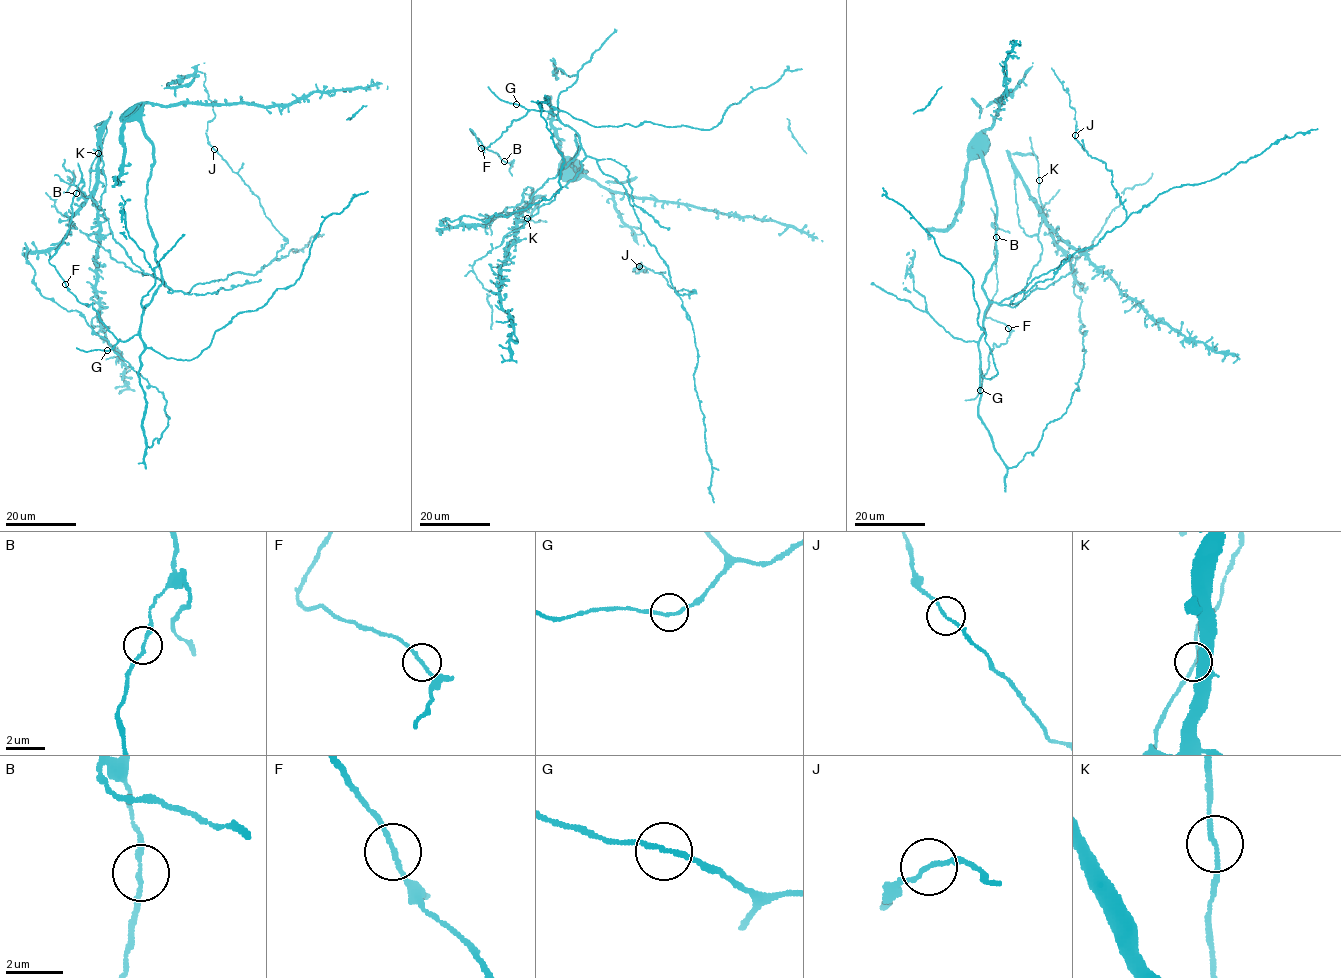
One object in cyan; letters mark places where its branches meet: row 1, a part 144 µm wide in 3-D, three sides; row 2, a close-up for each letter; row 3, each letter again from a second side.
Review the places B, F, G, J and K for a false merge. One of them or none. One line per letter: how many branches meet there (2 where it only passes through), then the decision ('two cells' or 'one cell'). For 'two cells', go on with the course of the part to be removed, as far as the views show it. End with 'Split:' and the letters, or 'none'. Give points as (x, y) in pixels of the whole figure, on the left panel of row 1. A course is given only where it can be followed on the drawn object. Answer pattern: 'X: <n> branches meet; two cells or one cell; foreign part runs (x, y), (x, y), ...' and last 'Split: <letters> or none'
B: 2 branches meet; one cell
F: 2 branches meet; one cell
G: 2 branches meet; one cell
J: 2 branches meet; one cell
K: 2 branches meet; one cell
Split: none

